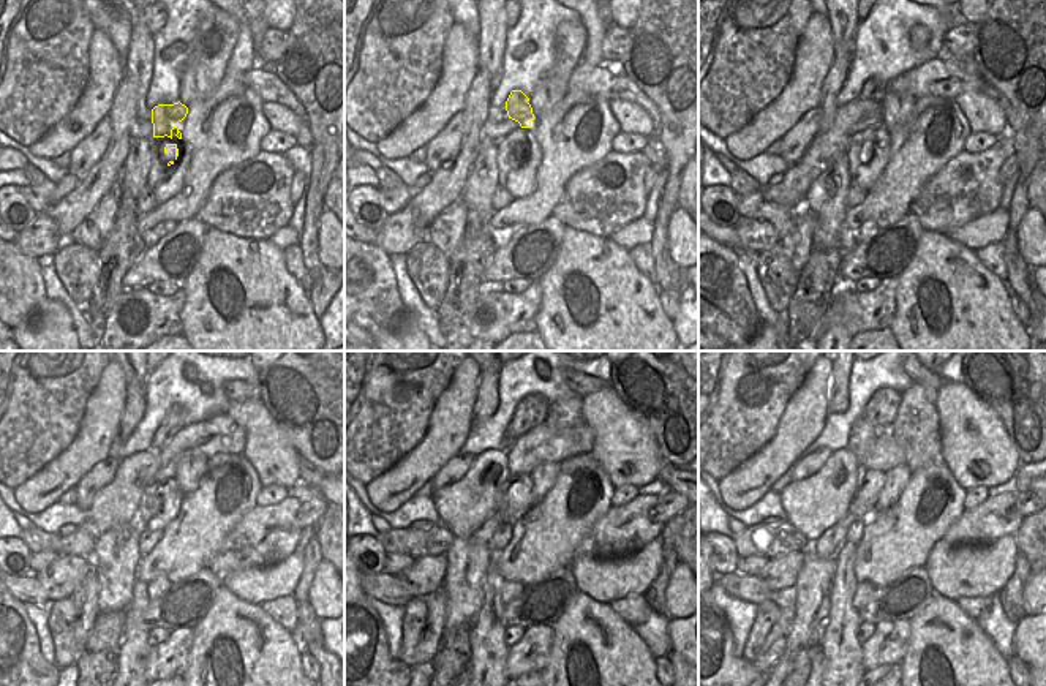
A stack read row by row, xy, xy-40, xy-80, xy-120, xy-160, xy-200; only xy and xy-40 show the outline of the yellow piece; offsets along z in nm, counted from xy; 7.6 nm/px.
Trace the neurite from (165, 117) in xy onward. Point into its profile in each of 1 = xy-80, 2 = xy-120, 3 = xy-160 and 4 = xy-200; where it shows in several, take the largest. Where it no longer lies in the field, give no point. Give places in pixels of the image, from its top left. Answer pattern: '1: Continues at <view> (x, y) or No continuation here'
1: Continues at xy-80 (872, 92)
2: Continues at xy-120 (171, 424)
3: Continues at xy-160 (531, 411)
4: Continues at xy-200 (882, 408).

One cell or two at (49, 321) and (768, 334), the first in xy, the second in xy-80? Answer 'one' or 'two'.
one

